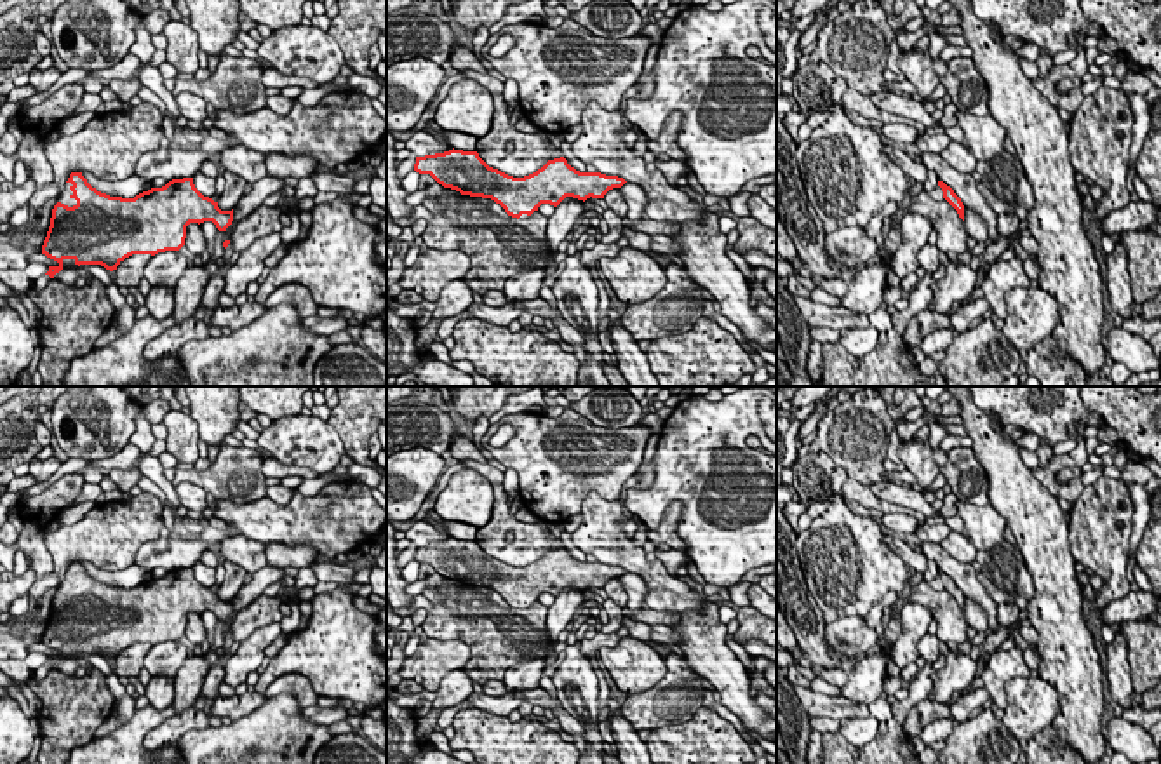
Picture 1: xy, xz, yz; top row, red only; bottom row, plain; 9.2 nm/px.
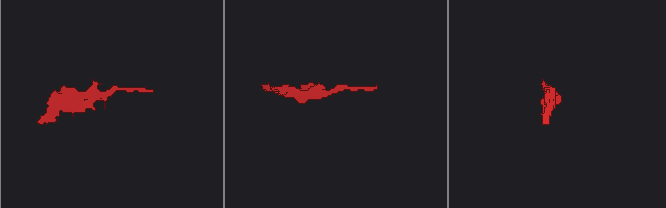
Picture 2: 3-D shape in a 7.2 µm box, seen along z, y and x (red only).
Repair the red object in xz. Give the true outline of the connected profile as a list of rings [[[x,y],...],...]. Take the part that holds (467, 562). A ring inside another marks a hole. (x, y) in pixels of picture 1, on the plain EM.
[[[449,539],[416,546],[414,560],[430,564],[444,578],[461,585],[491,588],[512,607],[531,606],[541,593],[557,597],[566,586],[604,588],[627,571],[601,562],[580,562],[564,546],[548,550],[536,562],[513,567],[489,557],[477,541]]]

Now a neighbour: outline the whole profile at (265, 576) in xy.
[[[265,566],[252,574],[252,580],[249,583],[242,585],[237,597],[233,599],[232,614],[225,621],[218,620],[216,632],[214,632],[214,644],[211,647],[211,653],[218,653],[223,647],[223,642],[225,642],[223,632],[230,630],[235,613],[244,609],[247,604],[251,604],[259,595],[263,595],[266,586],[284,580],[284,576],[285,576],[284,567]]]

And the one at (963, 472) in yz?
[[[971,447],[947,451],[947,463],[940,466],[957,501],[976,506],[989,505],[989,479]]]

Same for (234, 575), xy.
[[[223,560],[221,564],[225,567],[225,581],[218,588],[218,597],[221,600],[232,600],[244,585],[245,569],[228,560]]]

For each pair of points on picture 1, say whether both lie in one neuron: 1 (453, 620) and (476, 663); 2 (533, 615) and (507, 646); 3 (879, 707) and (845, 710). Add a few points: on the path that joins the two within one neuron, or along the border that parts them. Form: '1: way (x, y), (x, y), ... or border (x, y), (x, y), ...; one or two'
1: way (463, 630), (476, 643), (476, 653); one
2: way (530, 622), (512, 639); one
3: way (871, 710), (853, 710); one

